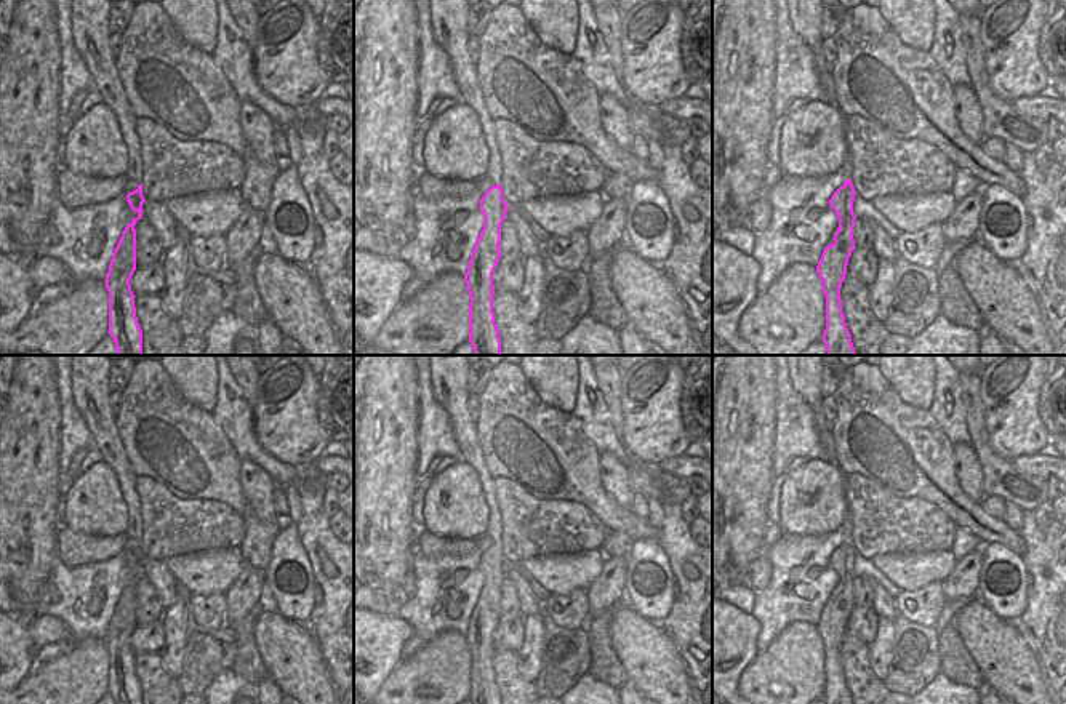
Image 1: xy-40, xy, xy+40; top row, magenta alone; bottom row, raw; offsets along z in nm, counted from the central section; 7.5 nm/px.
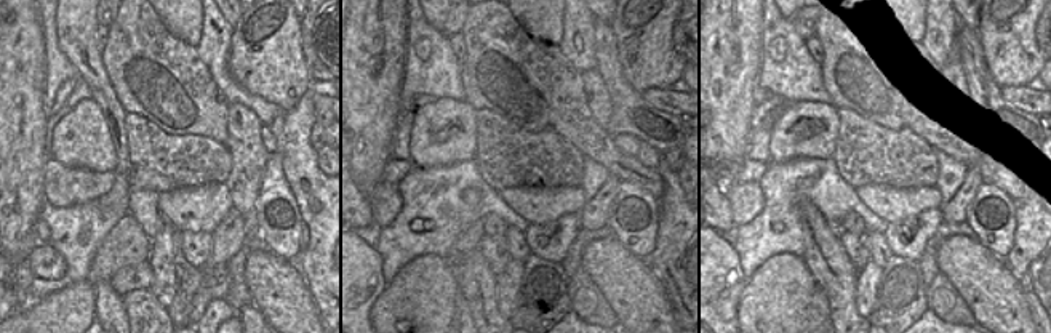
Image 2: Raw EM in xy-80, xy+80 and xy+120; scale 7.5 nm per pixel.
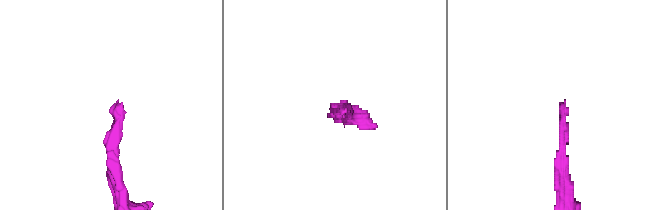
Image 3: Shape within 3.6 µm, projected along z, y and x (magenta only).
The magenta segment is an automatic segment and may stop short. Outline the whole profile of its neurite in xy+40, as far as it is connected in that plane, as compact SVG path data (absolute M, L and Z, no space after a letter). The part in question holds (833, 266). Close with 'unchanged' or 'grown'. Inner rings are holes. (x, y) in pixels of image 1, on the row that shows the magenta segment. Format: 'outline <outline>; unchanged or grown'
outline M848 149L840 171L844 184L829 200L831 208L839 218L839 227L834 234L834 243L824 246L816 272L823 282L823 293L826 296L826 330L823 333L826 352L828 355L856 355L840 301L840 286L847 274L848 259L856 248L853 238L856 221L853 202L856 190L850 179L852 163L848 160Z; grown

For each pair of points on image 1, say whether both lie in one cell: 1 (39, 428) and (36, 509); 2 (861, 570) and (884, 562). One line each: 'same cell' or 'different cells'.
1: same cell
2: different cells

